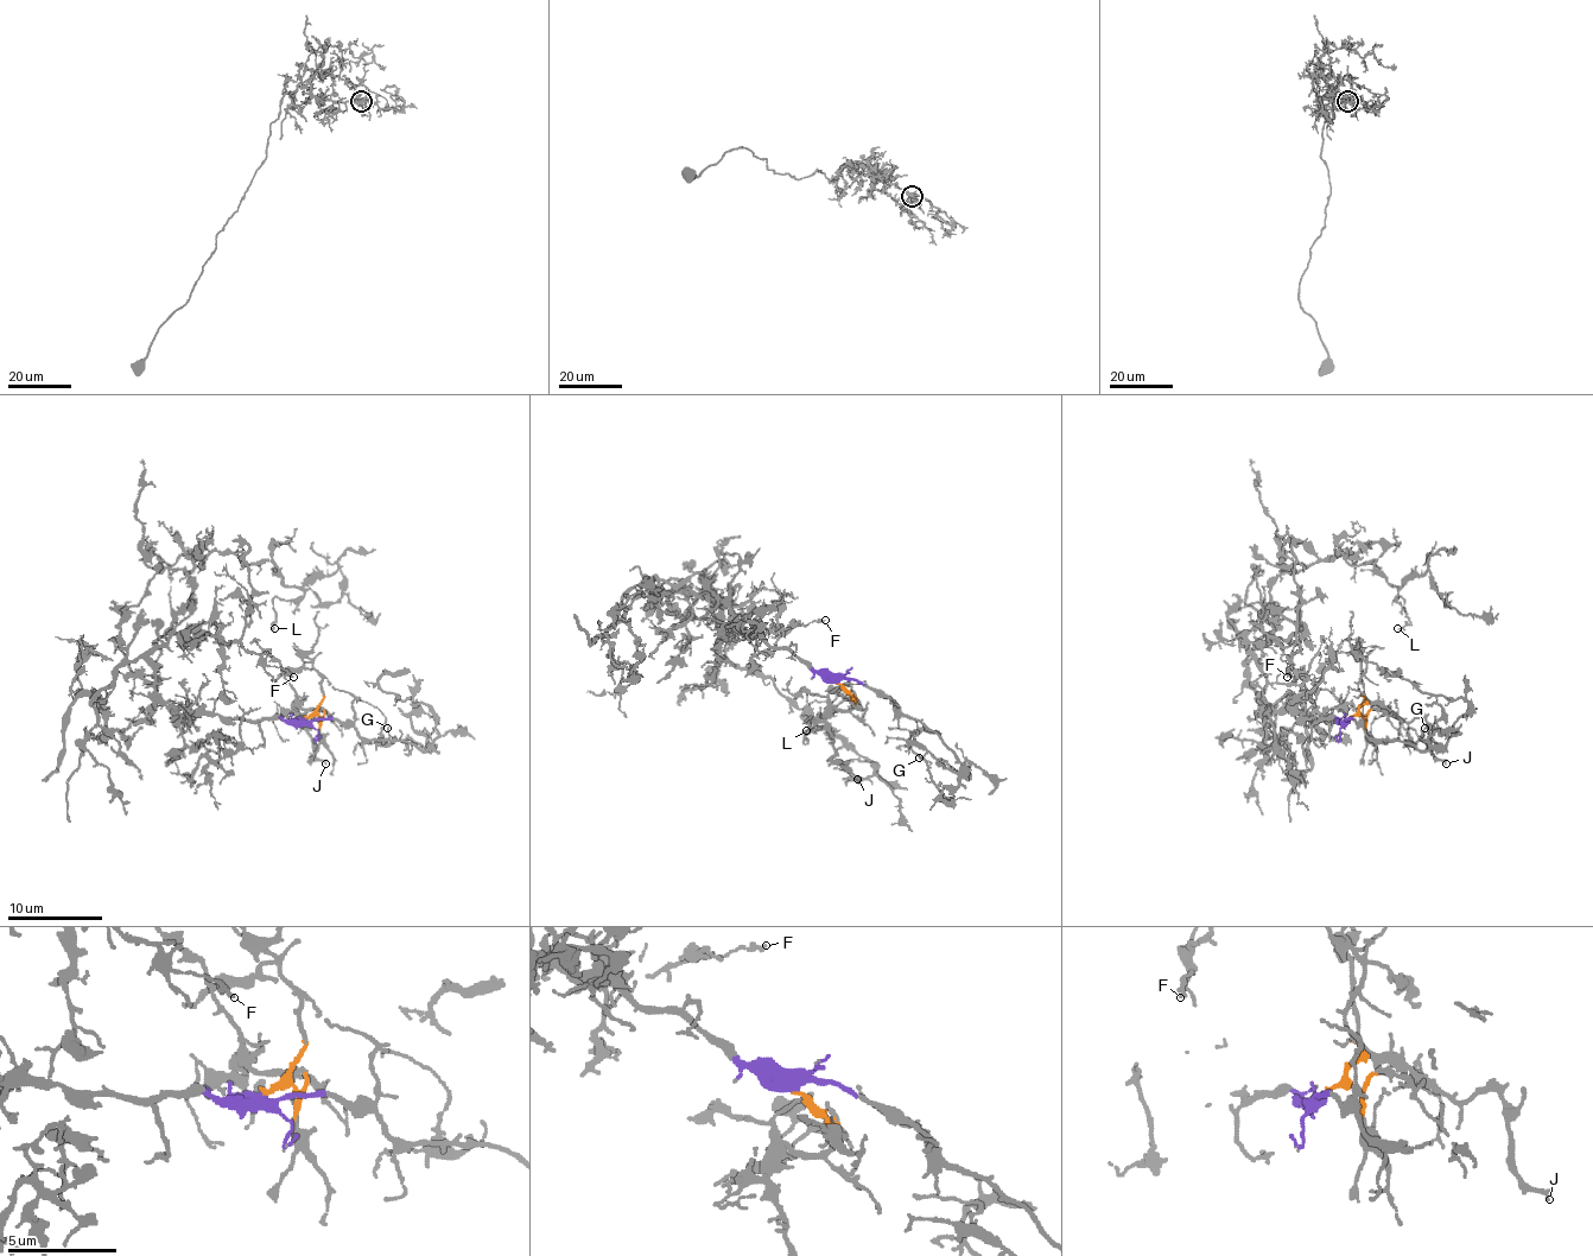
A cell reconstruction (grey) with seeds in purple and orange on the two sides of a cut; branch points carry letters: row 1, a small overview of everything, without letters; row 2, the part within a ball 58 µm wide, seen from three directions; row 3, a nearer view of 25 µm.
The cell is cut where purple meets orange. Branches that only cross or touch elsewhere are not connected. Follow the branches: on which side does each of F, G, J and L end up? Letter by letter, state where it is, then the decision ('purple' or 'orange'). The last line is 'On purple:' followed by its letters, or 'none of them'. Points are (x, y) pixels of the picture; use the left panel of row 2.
F: place (293, 677); purple
G: place (387, 728); purple
J: place (325, 763); orange
L: place (274, 628); purple
On purple: F, G, L

